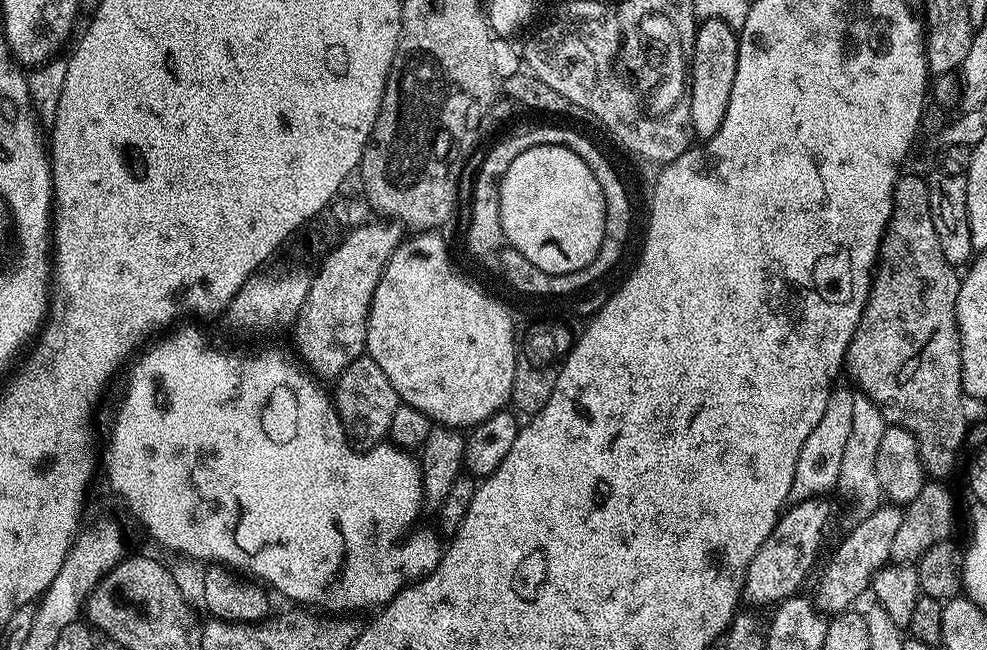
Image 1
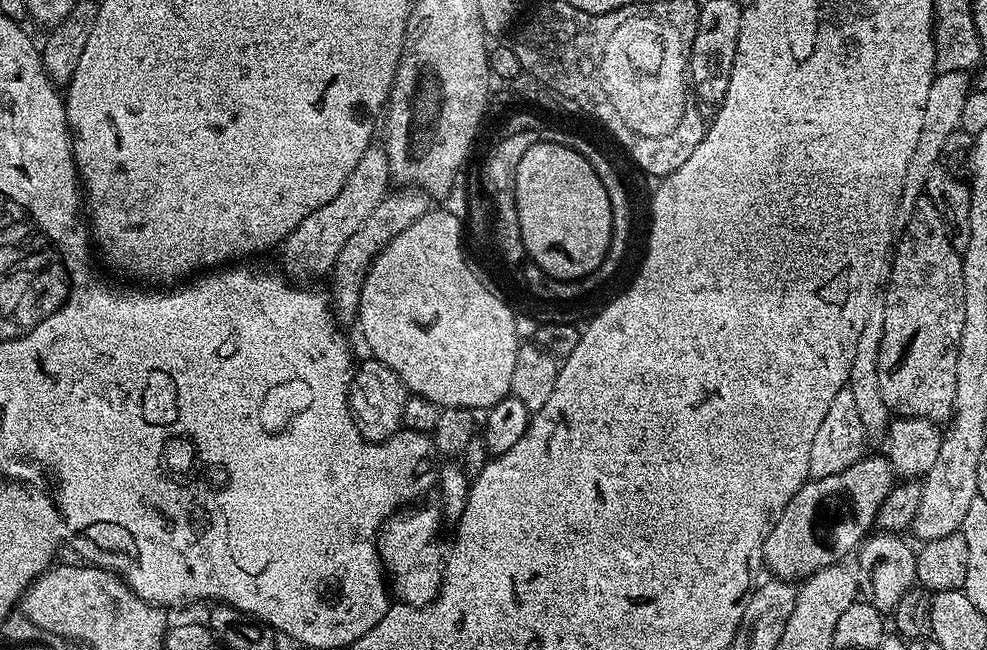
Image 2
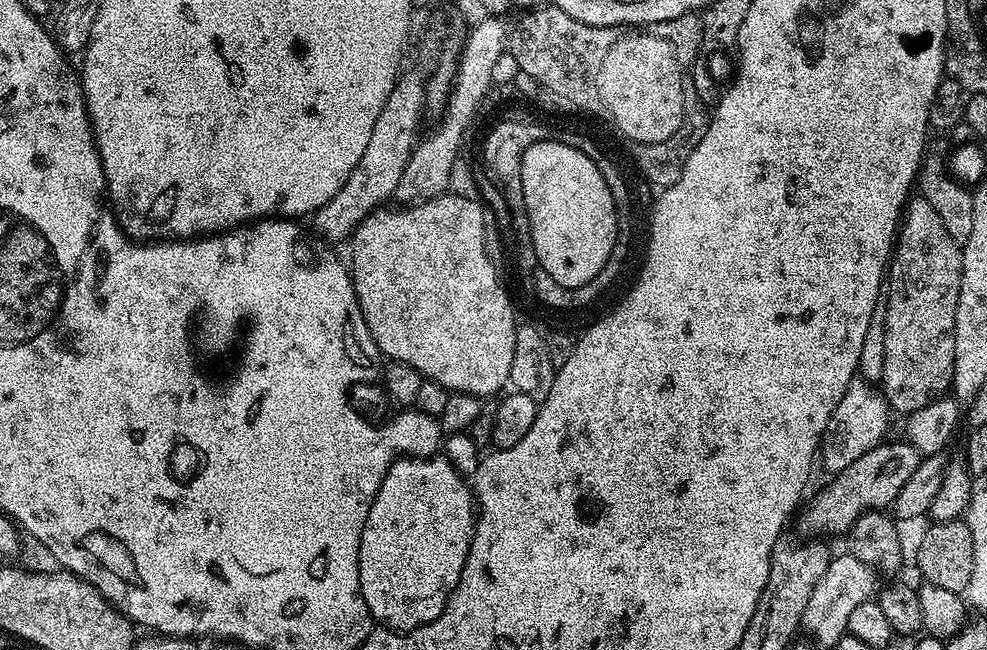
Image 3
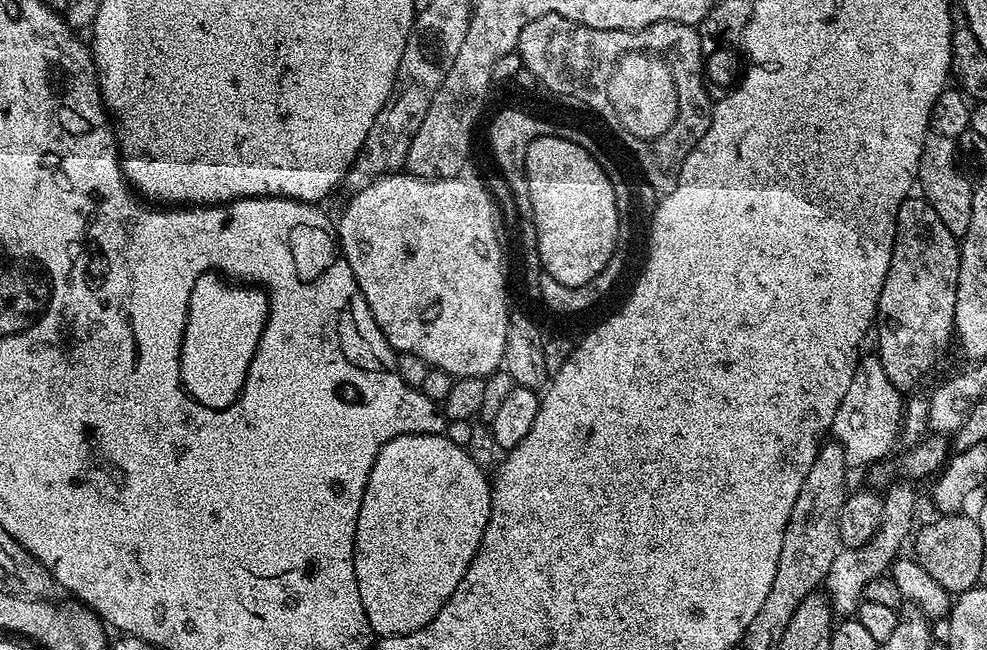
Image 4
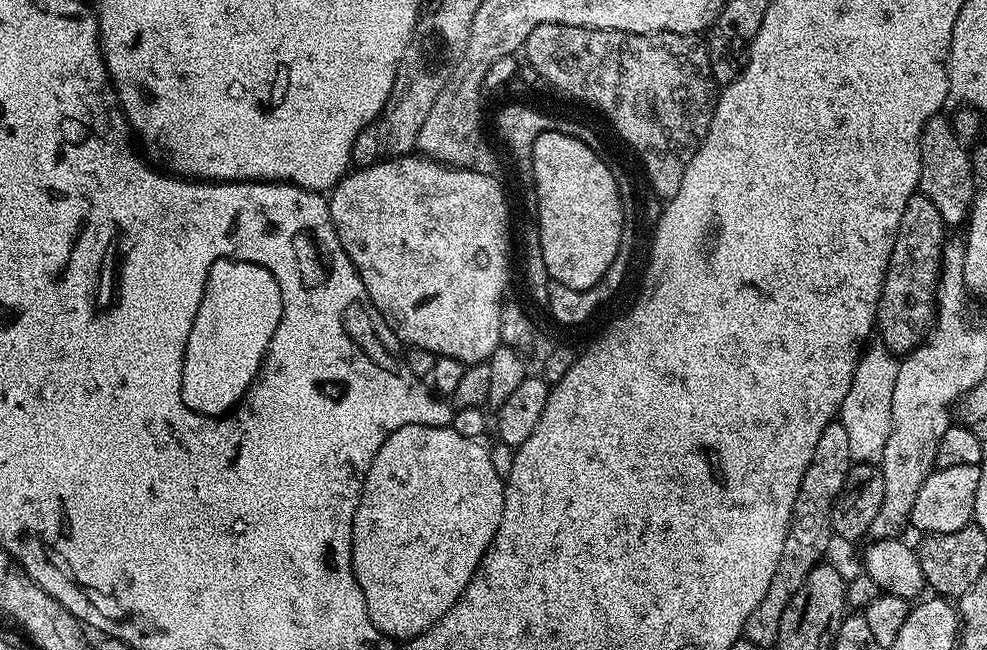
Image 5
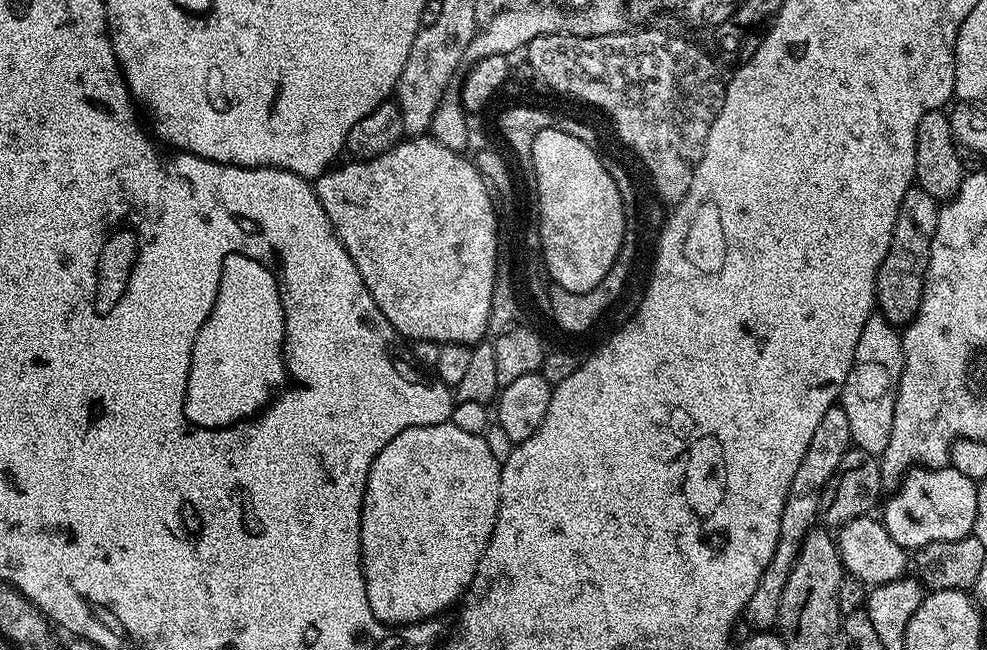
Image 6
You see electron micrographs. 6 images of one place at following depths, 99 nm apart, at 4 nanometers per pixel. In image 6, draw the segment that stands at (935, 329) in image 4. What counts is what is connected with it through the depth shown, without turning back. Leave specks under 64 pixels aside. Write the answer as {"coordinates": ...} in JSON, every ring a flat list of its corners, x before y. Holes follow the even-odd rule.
{"coordinates":[[918,186,906,190,906,198,902,198,902,206,898,206,898,218,894,226,890,250,886,258,882,258,882,266,876,275,876,308,879,315,885,316,891,324,904,326,916,316,918,306,922,302,930,246,934,238,934,230,938,226,940,210,941,205,938,201]]}

